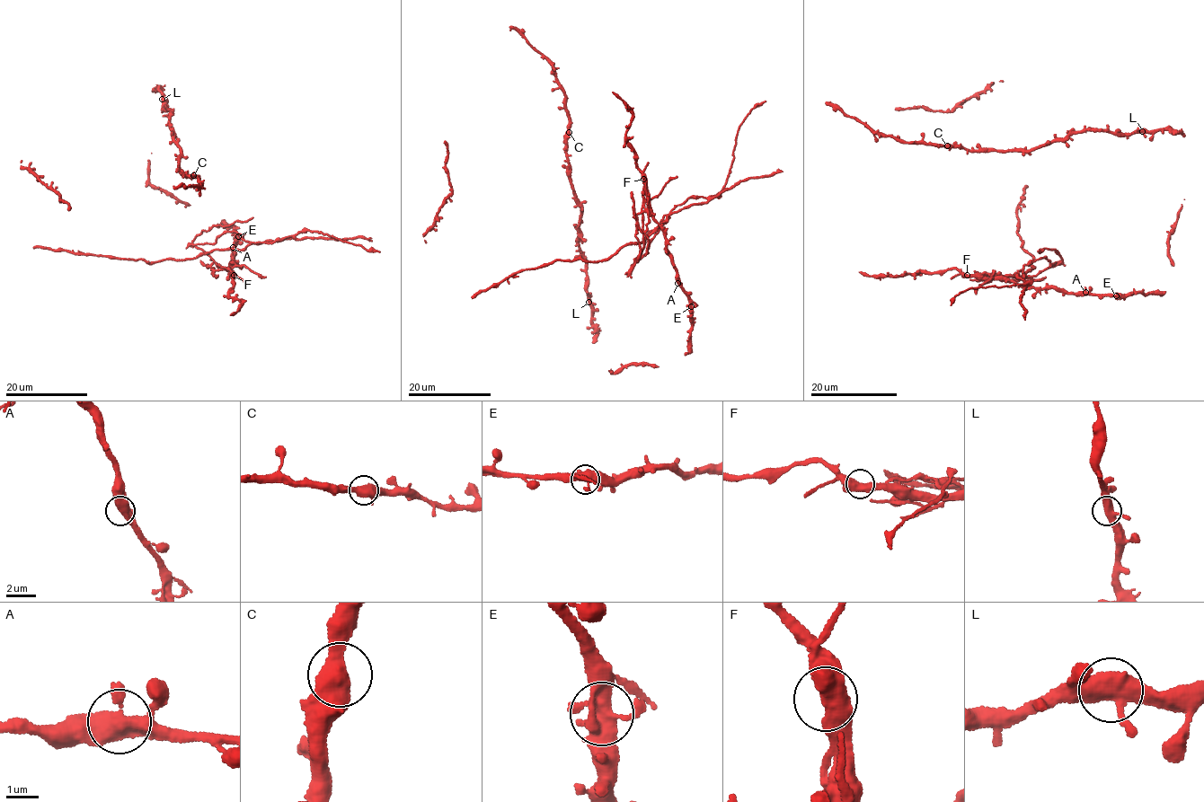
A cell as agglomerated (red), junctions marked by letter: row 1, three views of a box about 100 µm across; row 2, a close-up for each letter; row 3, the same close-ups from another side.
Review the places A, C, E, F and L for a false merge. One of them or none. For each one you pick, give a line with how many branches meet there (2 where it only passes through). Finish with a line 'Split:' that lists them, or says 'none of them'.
F: 3 branches meet
Split: F

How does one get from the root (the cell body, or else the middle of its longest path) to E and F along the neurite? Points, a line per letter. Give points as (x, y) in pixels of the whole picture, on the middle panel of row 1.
E: (679, 280), (679, 286), (688, 297), (691, 306)
F: (679, 280), (667, 248), (664, 227), (653, 217), (643, 179)

